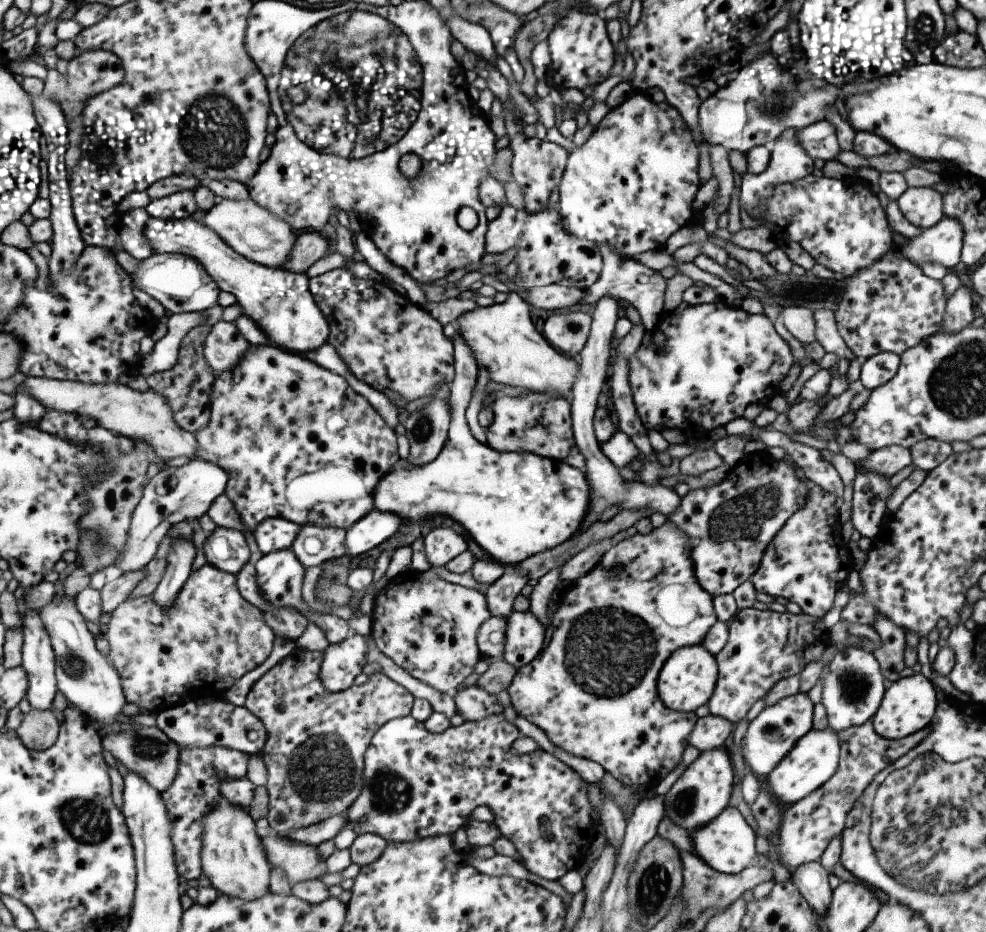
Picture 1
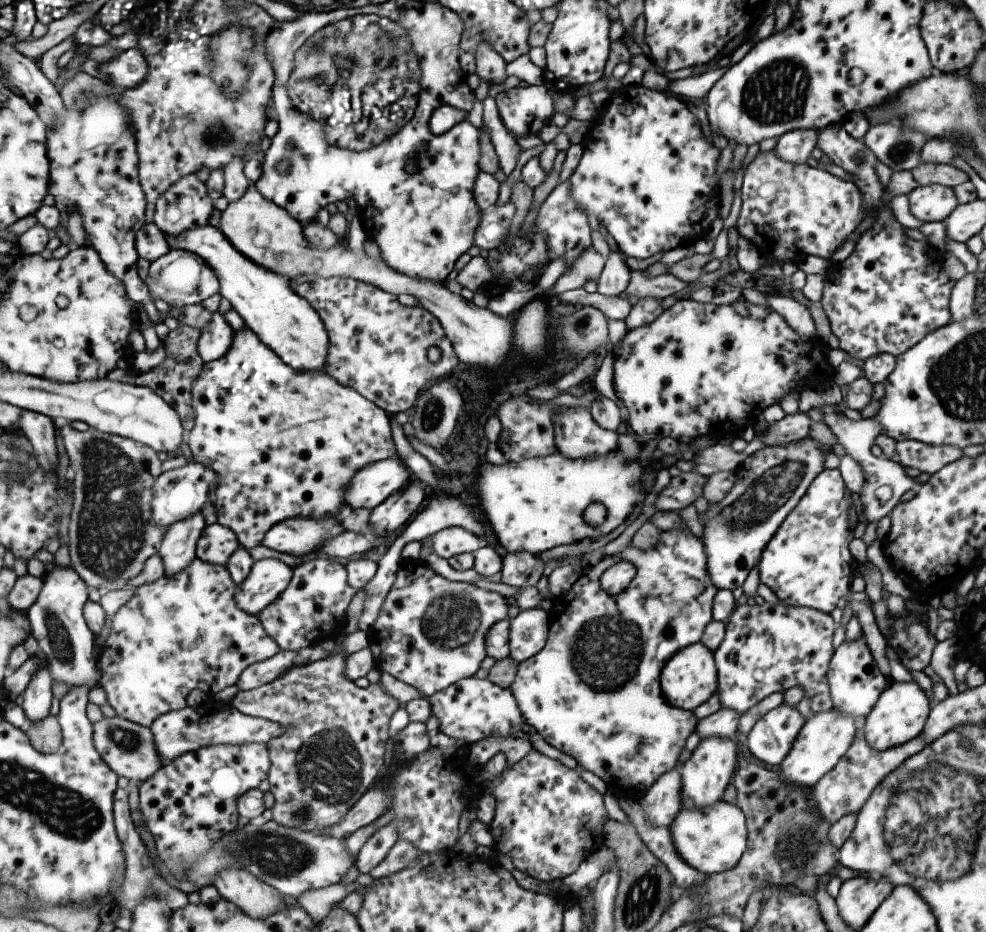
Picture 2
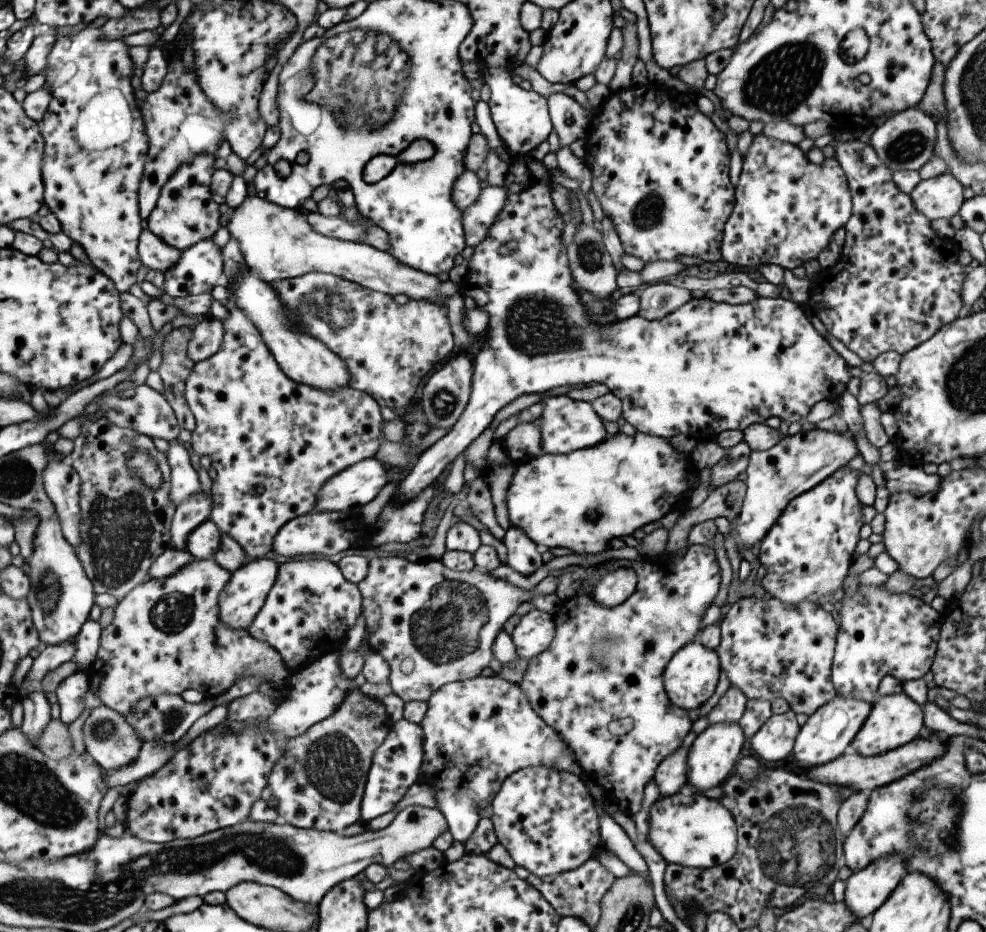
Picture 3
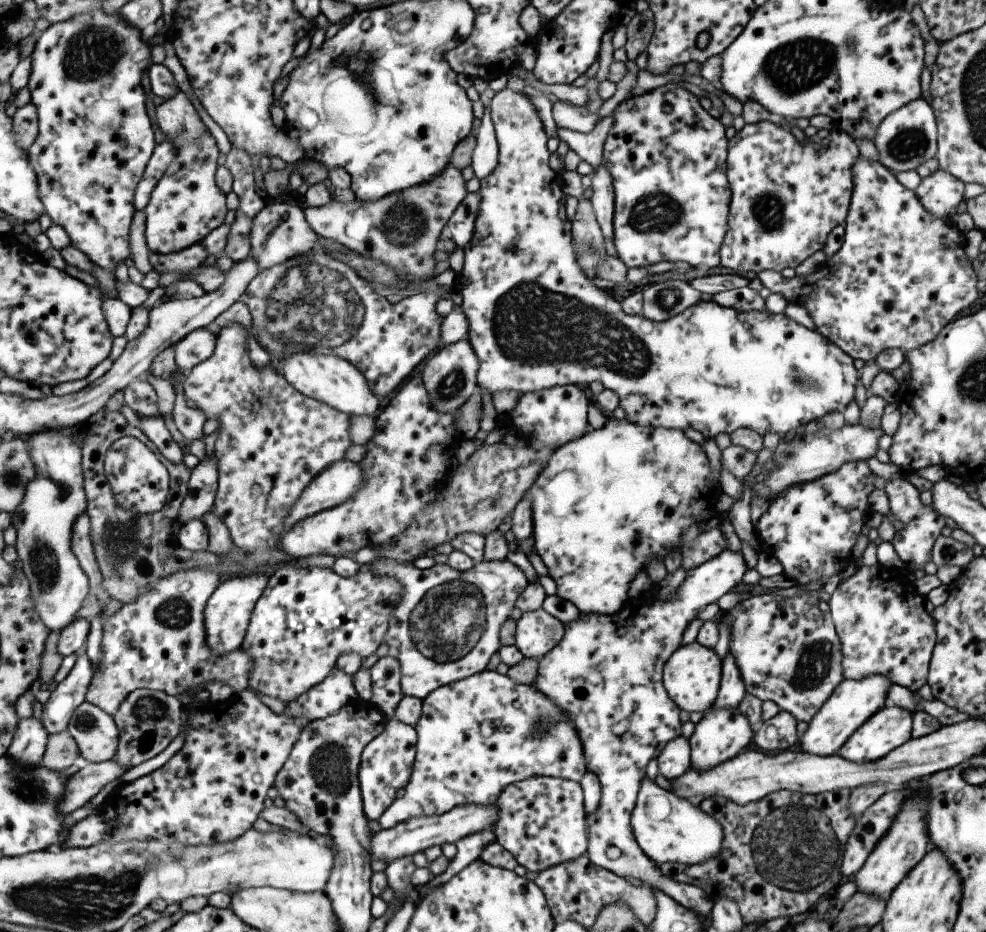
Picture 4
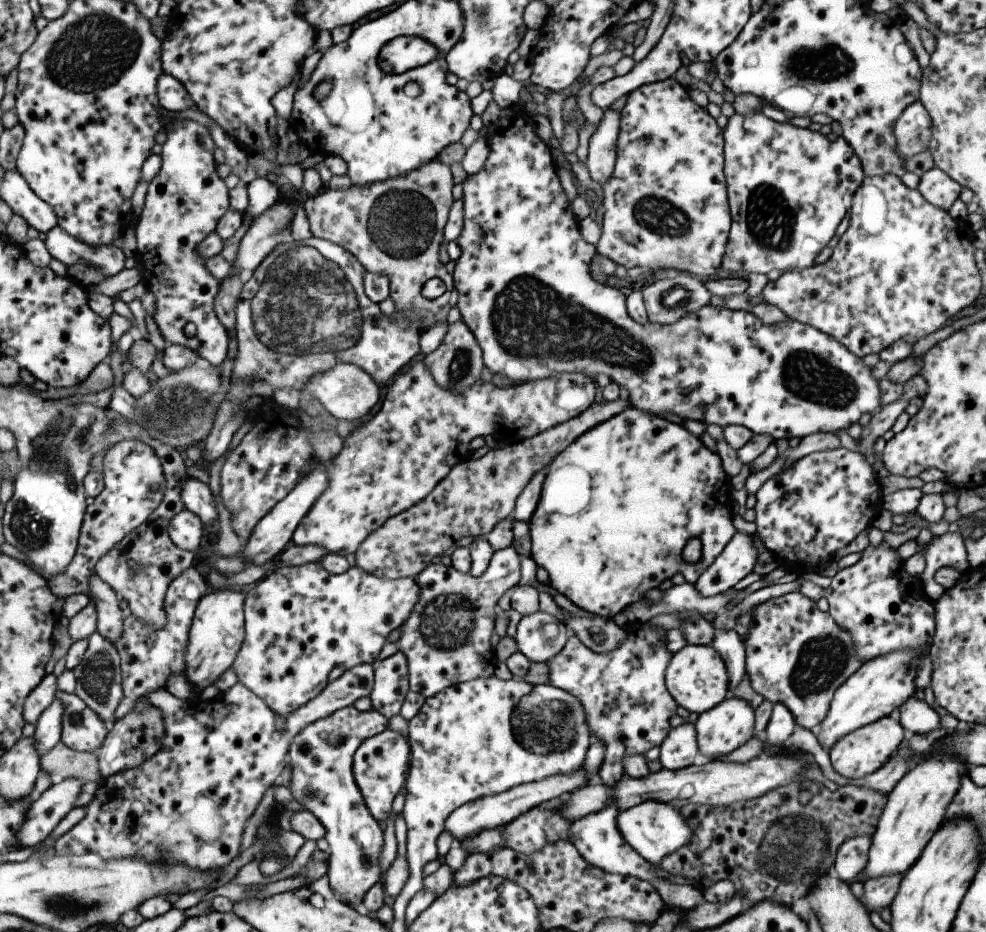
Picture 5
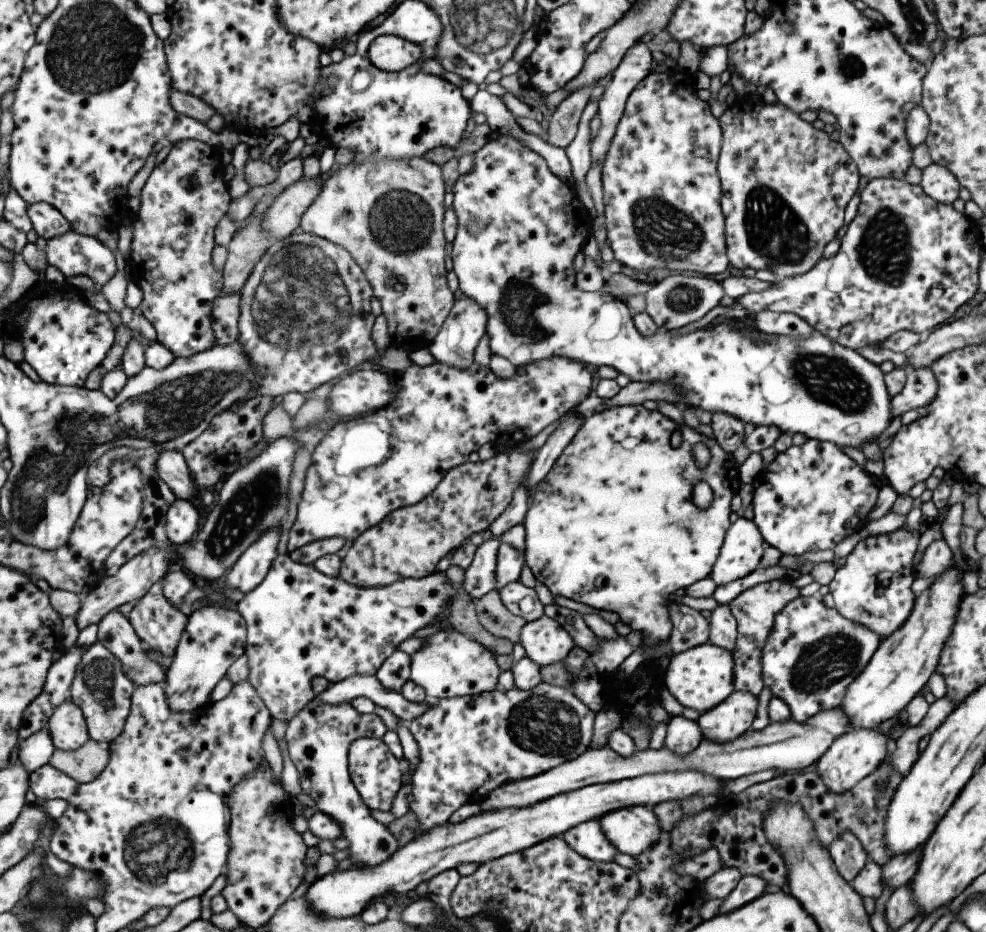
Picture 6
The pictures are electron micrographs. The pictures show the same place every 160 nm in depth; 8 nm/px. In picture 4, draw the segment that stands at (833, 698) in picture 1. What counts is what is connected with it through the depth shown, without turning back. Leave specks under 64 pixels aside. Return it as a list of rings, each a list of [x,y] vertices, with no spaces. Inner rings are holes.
[[[858,563],[853,574],[841,579],[829,595],[827,604],[836,630],[841,651],[841,668],[845,679],[860,679],[869,675],[881,675],[896,685],[917,693],[926,684],[932,648],[936,643],[932,610],[934,606],[926,596],[916,593],[913,588],[905,590],[902,574],[895,568],[879,563],[871,566]]]

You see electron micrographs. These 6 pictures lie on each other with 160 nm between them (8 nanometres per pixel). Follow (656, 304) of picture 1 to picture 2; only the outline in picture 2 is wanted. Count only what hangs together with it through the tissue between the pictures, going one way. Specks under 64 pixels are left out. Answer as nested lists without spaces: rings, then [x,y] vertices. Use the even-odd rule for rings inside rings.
[[[631,270],[625,292],[634,294],[639,299],[653,297],[667,303],[675,292],[685,290],[687,286],[689,283],[669,273],[656,277],[645,277],[641,271]]]

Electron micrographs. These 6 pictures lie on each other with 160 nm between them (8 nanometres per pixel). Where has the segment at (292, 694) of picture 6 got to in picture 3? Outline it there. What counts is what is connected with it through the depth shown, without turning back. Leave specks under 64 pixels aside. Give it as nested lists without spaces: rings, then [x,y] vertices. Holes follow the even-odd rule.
[[[311,558],[283,562],[278,565],[277,578],[263,606],[246,631],[255,640],[273,647],[293,674],[302,667],[309,667],[324,654],[338,652],[347,630],[351,630],[361,616],[361,599],[357,585],[347,582],[339,567],[329,560]]]

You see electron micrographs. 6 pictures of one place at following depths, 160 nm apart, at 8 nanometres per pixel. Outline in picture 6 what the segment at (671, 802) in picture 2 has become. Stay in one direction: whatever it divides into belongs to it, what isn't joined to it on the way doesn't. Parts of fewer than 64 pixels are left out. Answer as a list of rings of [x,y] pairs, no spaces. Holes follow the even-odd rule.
[[[682,715],[672,716],[666,724],[663,748],[675,756],[685,756],[693,752],[702,742],[701,732],[696,722]]]

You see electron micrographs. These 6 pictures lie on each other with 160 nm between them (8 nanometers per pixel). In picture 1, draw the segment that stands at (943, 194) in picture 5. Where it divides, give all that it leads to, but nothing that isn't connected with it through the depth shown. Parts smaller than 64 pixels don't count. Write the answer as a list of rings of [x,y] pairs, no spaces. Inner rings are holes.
[[[907,187],[895,201],[899,212],[920,229],[936,225],[944,216],[942,196],[931,187]]]

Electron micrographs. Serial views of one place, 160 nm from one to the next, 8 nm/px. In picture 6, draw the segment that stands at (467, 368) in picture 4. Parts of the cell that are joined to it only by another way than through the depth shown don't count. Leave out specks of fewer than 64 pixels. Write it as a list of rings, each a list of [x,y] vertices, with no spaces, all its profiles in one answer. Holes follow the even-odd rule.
[[[467,296],[454,298],[453,306],[449,310],[445,322],[427,349],[434,362],[447,364],[447,366],[459,368],[459,370],[469,368],[469,364],[473,364],[474,349],[479,339],[485,334],[485,320],[487,320],[487,316],[483,316],[483,310],[473,300],[467,300]]]

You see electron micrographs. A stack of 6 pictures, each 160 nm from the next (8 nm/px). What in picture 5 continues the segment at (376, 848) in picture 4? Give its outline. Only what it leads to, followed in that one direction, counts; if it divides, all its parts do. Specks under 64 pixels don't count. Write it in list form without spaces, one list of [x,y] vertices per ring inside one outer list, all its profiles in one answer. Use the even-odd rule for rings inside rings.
[[[581,767],[577,772],[573,772],[569,776],[555,775],[543,778],[541,781],[521,784],[495,796],[473,800],[472,802],[459,806],[459,808],[455,808],[447,816],[444,823],[444,830],[449,832],[452,838],[460,843],[463,838],[473,836],[473,833],[476,834],[479,830],[500,828],[511,822],[511,820],[514,820],[517,816],[520,816],[523,812],[527,812],[527,810],[531,810],[531,808],[535,808],[535,806],[539,806],[539,804],[547,802],[551,798],[558,798],[559,796],[564,796],[575,791],[577,788],[587,784],[585,780],[586,775]]]

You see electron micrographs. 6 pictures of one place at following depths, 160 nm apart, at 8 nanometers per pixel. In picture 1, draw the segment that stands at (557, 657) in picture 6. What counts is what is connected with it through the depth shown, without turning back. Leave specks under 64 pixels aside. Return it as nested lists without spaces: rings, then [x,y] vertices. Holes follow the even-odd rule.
[[[529,609],[523,612],[512,611],[505,618],[505,626],[504,653],[501,658],[517,670],[530,663],[540,652],[541,646],[543,646],[543,640],[545,640],[545,628]]]

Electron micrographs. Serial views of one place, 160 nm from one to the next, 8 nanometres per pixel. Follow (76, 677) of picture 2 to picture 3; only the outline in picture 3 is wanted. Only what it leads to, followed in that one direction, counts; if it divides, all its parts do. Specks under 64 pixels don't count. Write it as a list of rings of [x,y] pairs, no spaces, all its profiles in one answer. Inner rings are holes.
[[[55,512],[39,522],[34,551],[25,560],[24,571],[30,578],[28,599],[34,623],[44,646],[75,641],[95,606],[94,582],[89,578],[76,548],[65,538],[60,514]]]

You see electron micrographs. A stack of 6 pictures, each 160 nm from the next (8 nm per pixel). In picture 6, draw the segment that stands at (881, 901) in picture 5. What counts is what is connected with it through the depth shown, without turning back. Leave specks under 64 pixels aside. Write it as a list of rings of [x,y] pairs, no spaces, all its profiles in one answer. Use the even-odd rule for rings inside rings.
[[[923,846],[915,848],[915,852],[909,852],[907,856],[892,856],[887,860],[887,864],[881,867],[881,880],[891,892],[911,881],[921,859],[921,848]]]

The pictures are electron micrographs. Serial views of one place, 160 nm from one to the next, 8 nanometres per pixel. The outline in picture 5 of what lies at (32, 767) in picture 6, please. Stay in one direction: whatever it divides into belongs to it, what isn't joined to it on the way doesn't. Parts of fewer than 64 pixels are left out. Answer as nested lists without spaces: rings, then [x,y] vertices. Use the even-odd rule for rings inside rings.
[[[59,698],[53,700],[53,704],[41,714],[36,725],[34,736],[38,740],[39,754],[51,752],[51,750],[62,740],[63,716],[65,716],[65,706]]]

